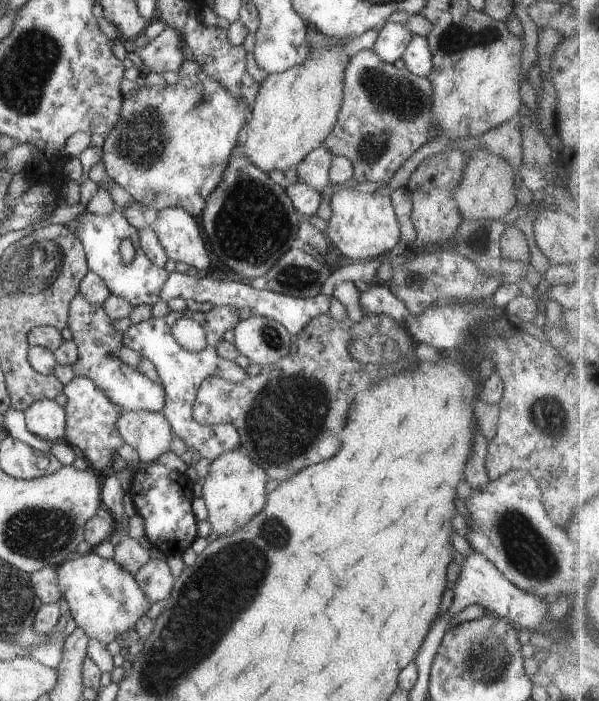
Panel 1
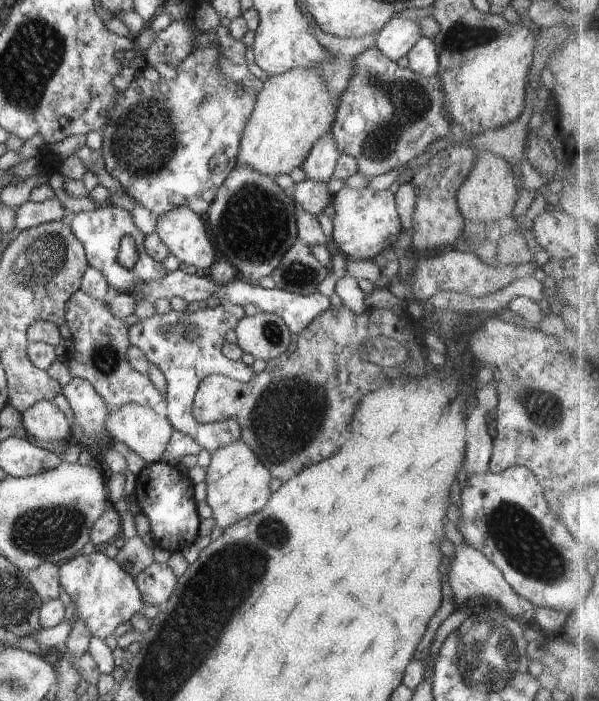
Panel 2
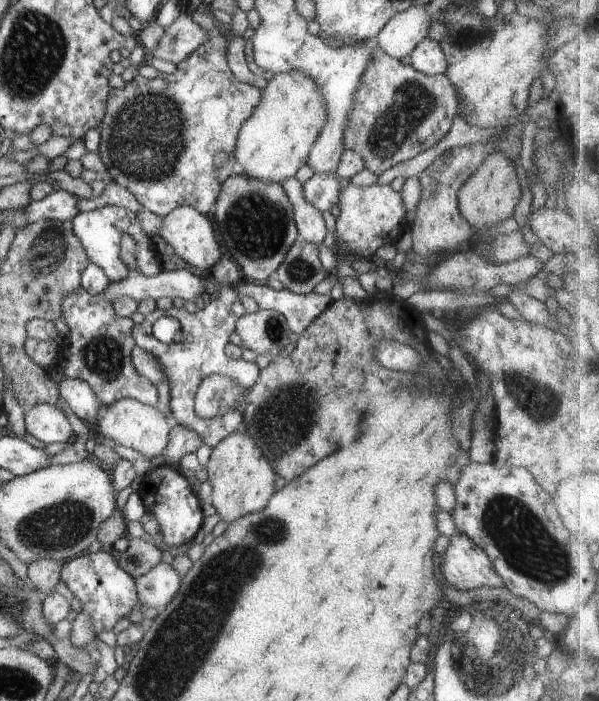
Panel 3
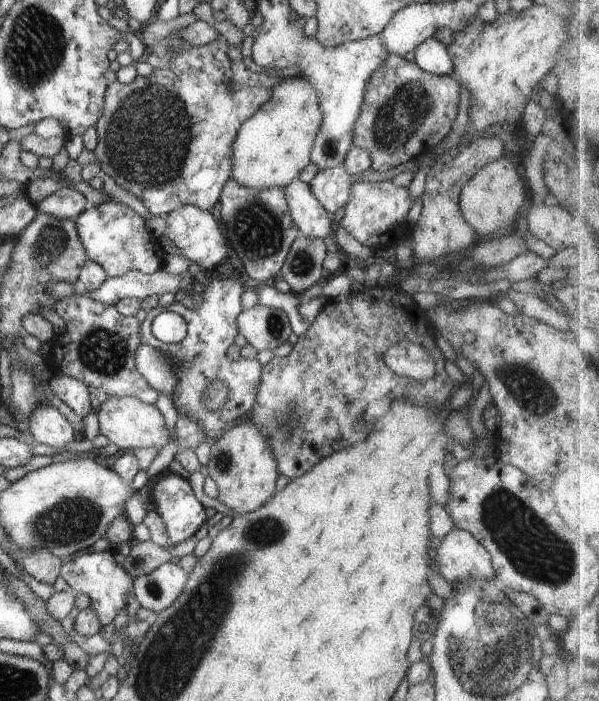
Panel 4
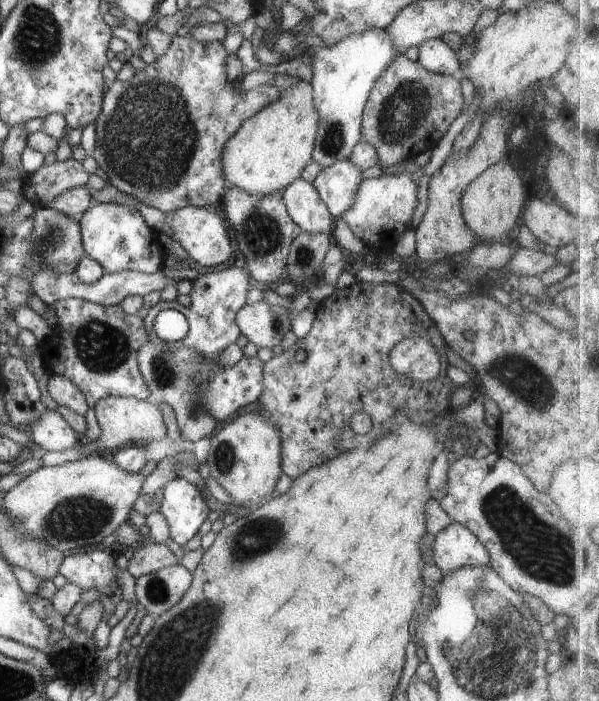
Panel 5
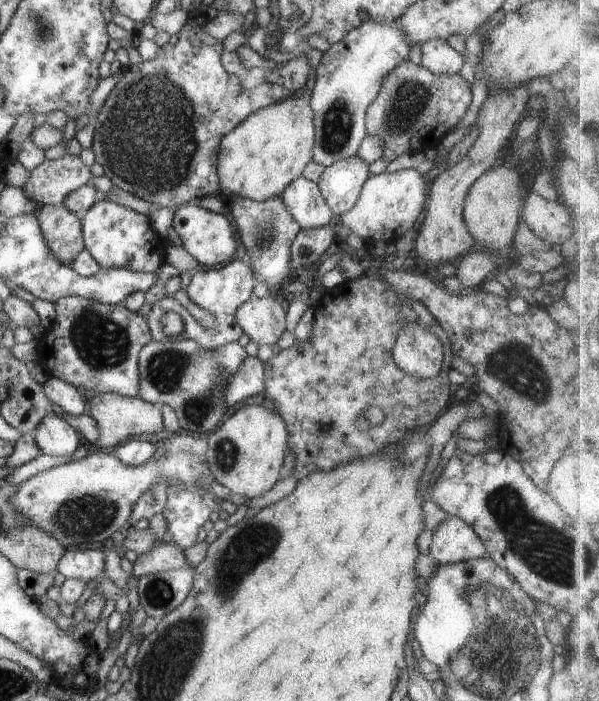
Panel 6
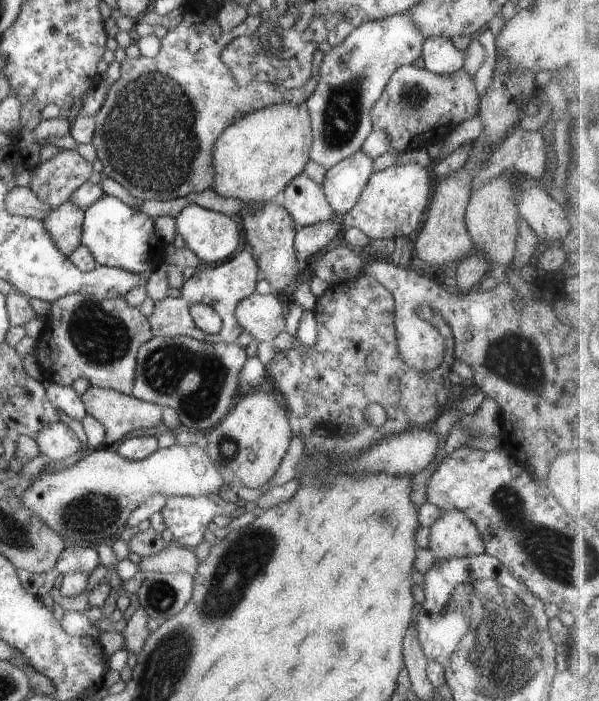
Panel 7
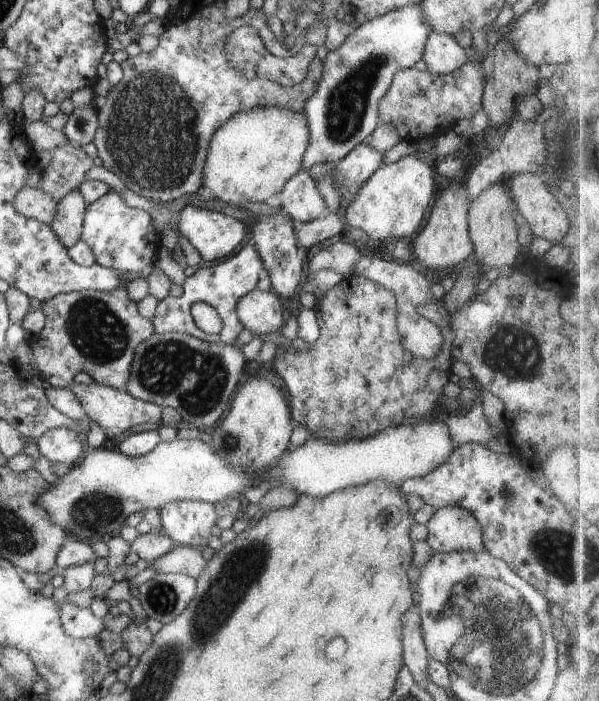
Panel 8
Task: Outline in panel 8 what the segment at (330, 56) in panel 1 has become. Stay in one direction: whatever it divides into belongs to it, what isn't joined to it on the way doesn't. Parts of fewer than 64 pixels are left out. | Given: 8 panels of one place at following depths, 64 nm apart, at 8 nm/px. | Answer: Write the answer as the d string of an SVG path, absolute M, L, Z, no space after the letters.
M257 107L240 110L232 114L220 128L212 134L208 142L208 153L204 162L203 192L229 205L242 206L246 203L264 203L280 193L286 182L302 169L302 156L310 143L308 120L305 114L276 107Z

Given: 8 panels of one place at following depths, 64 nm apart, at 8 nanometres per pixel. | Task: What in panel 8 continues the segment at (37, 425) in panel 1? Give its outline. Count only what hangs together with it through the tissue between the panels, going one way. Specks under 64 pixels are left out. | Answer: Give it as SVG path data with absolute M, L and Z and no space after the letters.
M52 428L36 439L39 454L50 462L66 463L73 467L85 457L79 434L68 428Z

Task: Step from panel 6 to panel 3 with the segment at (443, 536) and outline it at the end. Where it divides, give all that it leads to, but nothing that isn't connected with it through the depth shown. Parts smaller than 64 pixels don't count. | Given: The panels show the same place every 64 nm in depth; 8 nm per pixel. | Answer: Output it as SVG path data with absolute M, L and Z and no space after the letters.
M466 535L450 537L443 556L442 570L447 583L458 590L474 590L481 586L506 587L488 555Z

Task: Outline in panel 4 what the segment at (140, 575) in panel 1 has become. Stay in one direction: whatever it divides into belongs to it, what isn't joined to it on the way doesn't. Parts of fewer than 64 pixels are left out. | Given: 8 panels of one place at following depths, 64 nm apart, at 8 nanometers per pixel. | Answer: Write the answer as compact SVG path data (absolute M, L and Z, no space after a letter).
M166 562L149 574L133 580L136 600L153 613L163 612L184 592L188 572L181 566Z

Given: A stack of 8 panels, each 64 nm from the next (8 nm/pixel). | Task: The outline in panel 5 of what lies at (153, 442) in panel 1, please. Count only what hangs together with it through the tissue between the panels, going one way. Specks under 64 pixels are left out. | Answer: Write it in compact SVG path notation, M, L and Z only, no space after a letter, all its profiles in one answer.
M109 395L100 398L93 411L101 430L100 437L94 441L83 440L82 444L77 447L84 455L88 454L87 457L90 455L98 456L98 450L110 449L111 452L114 452L116 448L123 448L128 444L142 444L144 442L148 445L168 438L161 410L158 406L147 401L137 400L133 397Z

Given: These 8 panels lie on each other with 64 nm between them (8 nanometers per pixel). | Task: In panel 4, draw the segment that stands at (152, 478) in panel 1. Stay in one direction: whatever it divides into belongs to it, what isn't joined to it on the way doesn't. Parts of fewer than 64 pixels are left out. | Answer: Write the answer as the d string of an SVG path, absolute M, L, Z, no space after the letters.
M165 471L156 478L156 482L150 490L152 490L150 498L154 502L154 511L158 512L160 518L164 520L169 544L173 547L178 546L191 536L195 536L201 526L208 521L206 510L196 498L188 479L170 471Z

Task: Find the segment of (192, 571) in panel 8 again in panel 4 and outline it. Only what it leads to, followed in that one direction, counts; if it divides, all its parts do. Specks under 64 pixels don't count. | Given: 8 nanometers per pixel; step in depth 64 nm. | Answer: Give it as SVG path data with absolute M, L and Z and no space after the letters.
M134 540L130 554L126 556L122 567L130 577L136 579L156 570L162 564L170 562L171 558L170 549L161 548L151 541Z

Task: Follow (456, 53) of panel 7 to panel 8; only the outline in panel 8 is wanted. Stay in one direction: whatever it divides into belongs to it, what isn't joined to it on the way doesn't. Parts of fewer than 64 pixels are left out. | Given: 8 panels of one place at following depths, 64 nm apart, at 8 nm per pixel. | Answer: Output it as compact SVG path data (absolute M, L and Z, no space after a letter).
M432 31L428 36L428 40L426 40L426 46L421 60L426 63L430 73L448 75L461 68L464 64L467 64L469 58L470 56L467 50L460 46L454 35Z

